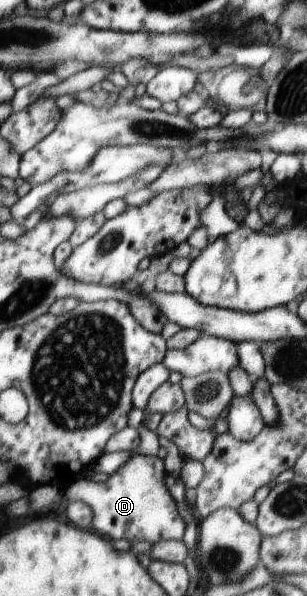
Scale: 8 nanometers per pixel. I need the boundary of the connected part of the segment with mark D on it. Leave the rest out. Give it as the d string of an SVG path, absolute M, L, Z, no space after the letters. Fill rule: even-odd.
M132 455L115 473L110 474L105 481L99 483L80 479L65 491L66 502L81 501L92 511L90 529L99 535L114 540L143 540L157 543L164 540L181 540L185 531L185 521L179 517L175 501L169 494L165 483L169 483L169 471L165 471L165 459L156 455Z

